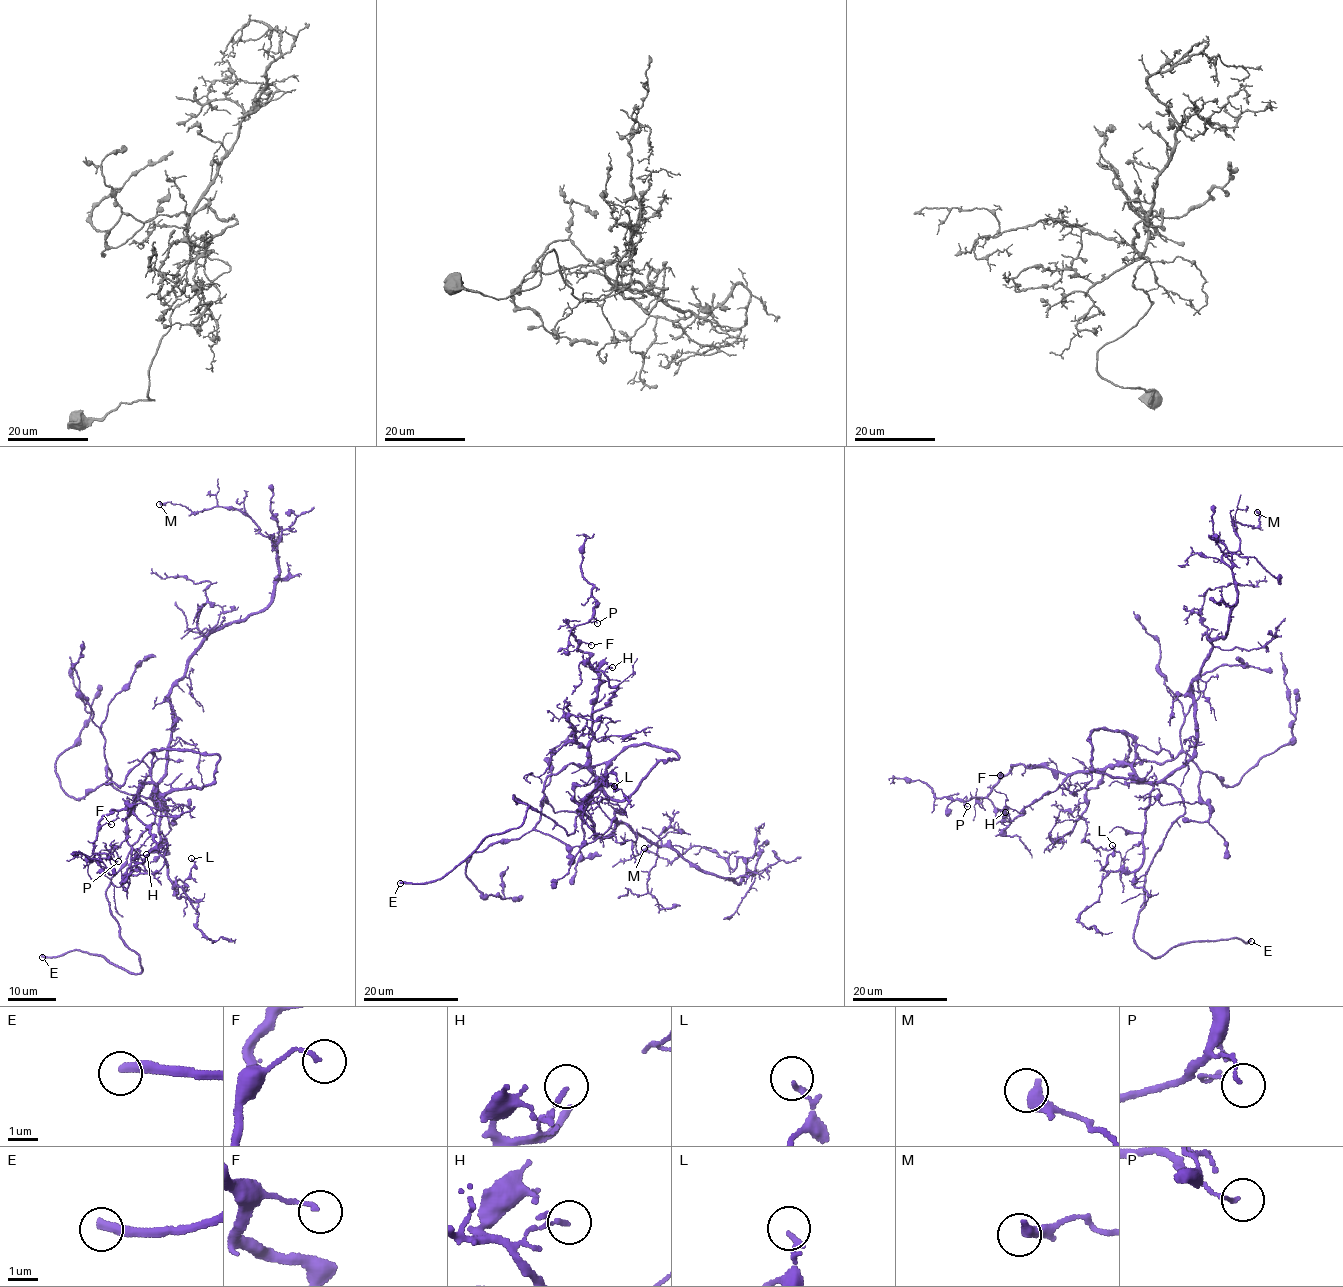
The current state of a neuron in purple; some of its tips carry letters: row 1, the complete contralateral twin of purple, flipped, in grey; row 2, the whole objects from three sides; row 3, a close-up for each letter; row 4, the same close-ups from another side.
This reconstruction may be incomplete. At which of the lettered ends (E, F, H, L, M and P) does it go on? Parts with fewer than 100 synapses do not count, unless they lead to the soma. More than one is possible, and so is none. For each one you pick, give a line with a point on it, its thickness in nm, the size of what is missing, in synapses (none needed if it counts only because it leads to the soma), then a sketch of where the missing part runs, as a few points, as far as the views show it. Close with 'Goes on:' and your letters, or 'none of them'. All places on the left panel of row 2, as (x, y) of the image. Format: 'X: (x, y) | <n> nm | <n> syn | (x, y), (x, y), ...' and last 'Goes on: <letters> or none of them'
E: (42, 957) | 360 nm | (42, 957), (29, 949), (42, 947)
Goes on: E

